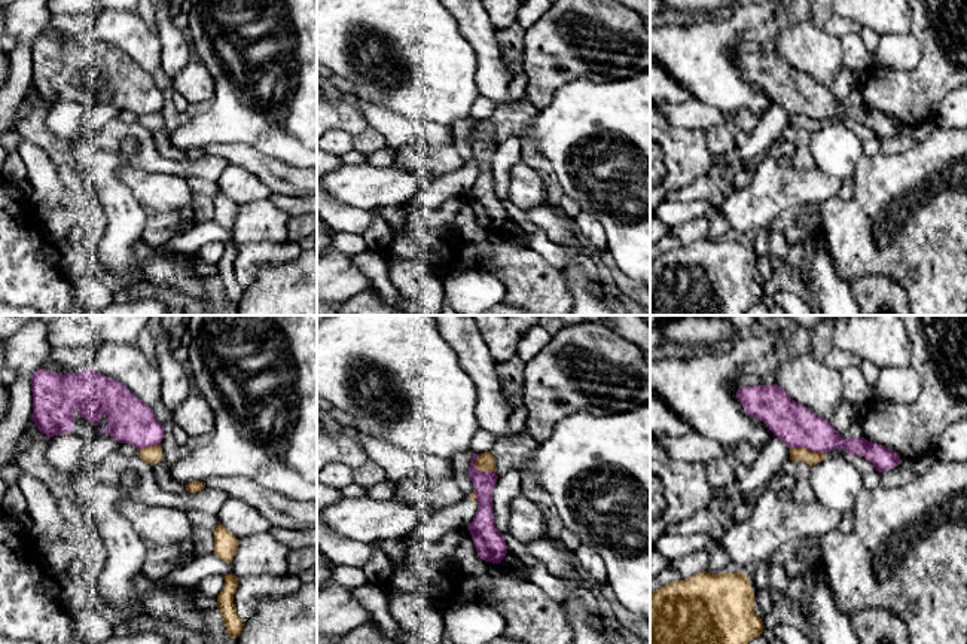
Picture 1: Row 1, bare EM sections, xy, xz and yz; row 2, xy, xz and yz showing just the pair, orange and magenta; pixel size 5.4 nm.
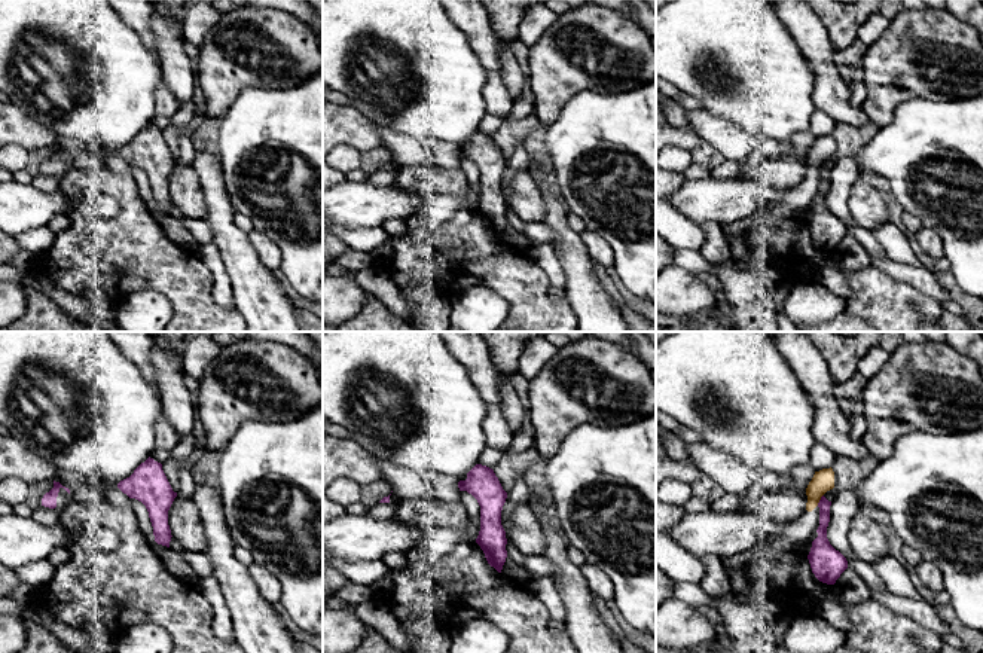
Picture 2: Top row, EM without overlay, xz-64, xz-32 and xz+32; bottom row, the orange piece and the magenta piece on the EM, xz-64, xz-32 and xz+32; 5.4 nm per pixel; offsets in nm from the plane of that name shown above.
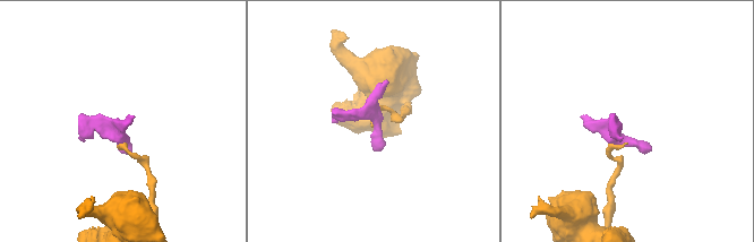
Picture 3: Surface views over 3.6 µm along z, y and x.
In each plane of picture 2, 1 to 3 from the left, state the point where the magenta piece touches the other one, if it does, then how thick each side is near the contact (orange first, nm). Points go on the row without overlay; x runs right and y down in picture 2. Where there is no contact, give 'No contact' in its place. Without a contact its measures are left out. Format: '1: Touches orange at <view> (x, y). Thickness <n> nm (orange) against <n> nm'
1: No contact
2: No contact
3: Touches orange at xz+32 (820, 165). Thickness 120 nm (orange) against 90 nm

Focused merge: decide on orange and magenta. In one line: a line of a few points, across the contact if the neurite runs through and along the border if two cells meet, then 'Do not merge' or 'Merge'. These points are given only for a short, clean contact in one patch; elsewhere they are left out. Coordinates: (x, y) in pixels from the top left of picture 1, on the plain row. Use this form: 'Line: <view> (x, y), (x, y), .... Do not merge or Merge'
Line: yz (790, 115), (808, 115), (823, 121). Do not merge

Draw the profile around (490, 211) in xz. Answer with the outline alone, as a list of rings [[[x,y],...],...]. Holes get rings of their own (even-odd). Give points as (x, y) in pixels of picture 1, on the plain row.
[[[473,120],[469,144],[473,150],[479,176],[467,196],[473,204],[478,222],[486,229],[500,231],[507,220],[507,213],[503,201],[495,195],[492,180],[492,159],[498,143],[494,138],[479,138],[476,135],[478,123],[479,120]]]

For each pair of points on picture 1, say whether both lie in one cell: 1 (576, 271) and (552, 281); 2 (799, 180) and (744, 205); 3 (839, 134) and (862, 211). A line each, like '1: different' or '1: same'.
1: different
2: same
3: different

